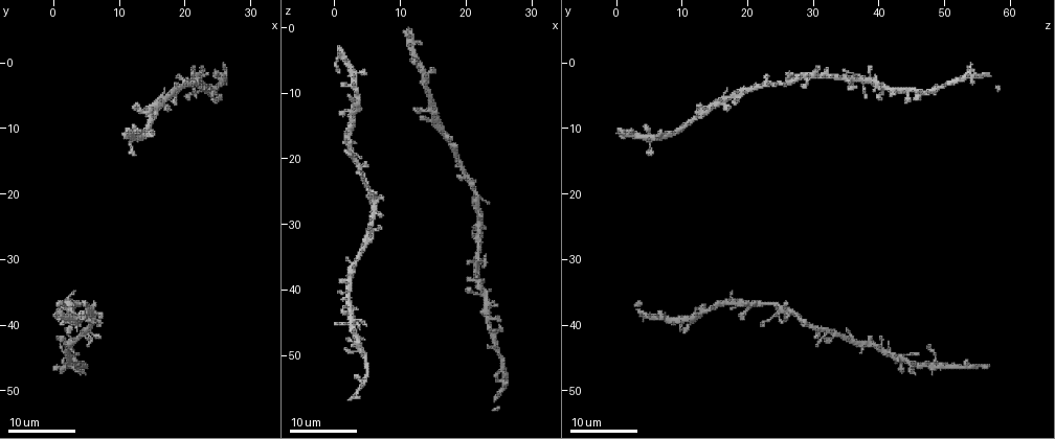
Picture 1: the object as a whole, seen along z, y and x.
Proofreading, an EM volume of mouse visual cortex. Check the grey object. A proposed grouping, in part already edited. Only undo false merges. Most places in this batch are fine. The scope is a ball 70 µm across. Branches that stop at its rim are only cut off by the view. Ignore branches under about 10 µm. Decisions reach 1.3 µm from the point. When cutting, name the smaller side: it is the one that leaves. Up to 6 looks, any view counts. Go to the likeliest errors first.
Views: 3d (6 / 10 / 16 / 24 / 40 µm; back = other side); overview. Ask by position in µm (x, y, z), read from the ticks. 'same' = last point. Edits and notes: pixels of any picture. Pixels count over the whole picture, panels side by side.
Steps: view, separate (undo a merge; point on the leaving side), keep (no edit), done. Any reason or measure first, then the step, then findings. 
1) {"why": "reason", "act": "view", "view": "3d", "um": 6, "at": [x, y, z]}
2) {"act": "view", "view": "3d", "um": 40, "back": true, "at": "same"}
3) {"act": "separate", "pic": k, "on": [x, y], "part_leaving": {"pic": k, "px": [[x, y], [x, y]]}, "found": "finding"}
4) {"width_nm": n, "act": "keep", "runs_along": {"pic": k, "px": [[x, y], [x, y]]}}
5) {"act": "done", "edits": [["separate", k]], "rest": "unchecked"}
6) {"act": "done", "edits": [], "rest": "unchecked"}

{"why": "thin neck", "act": "view", "view": "3d", "um": 16, "at": [11.5, 12.5, 5.0]}

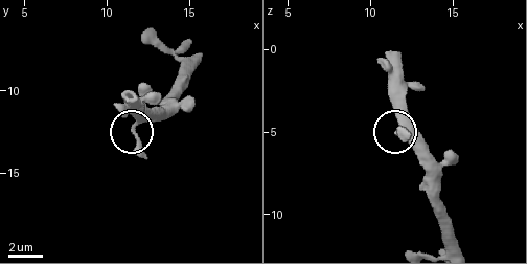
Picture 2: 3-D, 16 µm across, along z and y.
{"why": "zoom in", "act": "view", "view": "3d", "um": 10, "at": "same"}

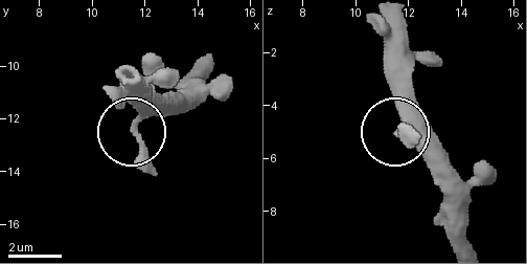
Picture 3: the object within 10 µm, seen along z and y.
{"act": "keep", "found": "all the same neuron"}

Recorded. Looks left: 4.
{"why": "side arm on a straight run", "act": "view", "view": "3d", "um": 16, "at": [2.0, 43.0, 40.0]}

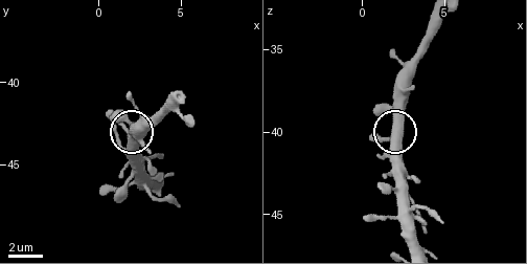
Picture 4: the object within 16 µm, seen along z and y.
{"act": "view", "view": "3d", "um": 10, "at": "same"}

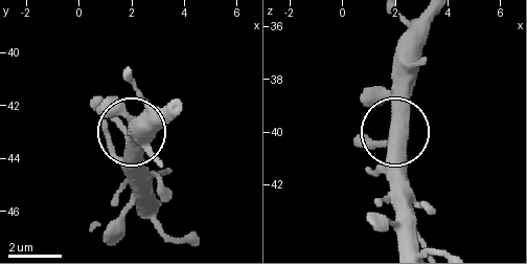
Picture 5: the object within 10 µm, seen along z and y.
{"act": "view", "view": "3d", "um": 10, "back": true, "at": "same"}

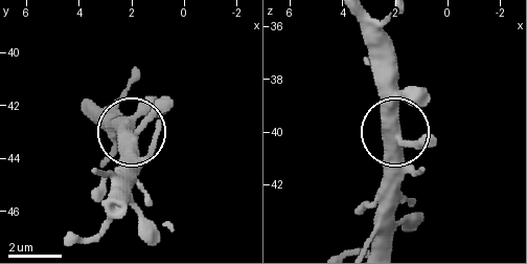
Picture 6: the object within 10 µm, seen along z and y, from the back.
{"act": "keep", "found": "continuous, no second neuron"}

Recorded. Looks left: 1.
{"act": "done", "edits": [], "rest": "unchecked"}

